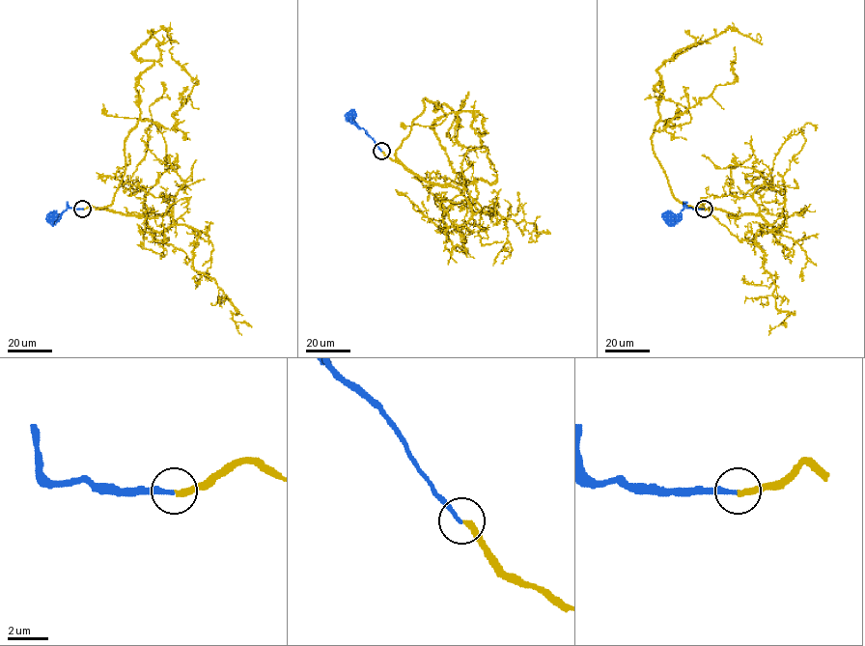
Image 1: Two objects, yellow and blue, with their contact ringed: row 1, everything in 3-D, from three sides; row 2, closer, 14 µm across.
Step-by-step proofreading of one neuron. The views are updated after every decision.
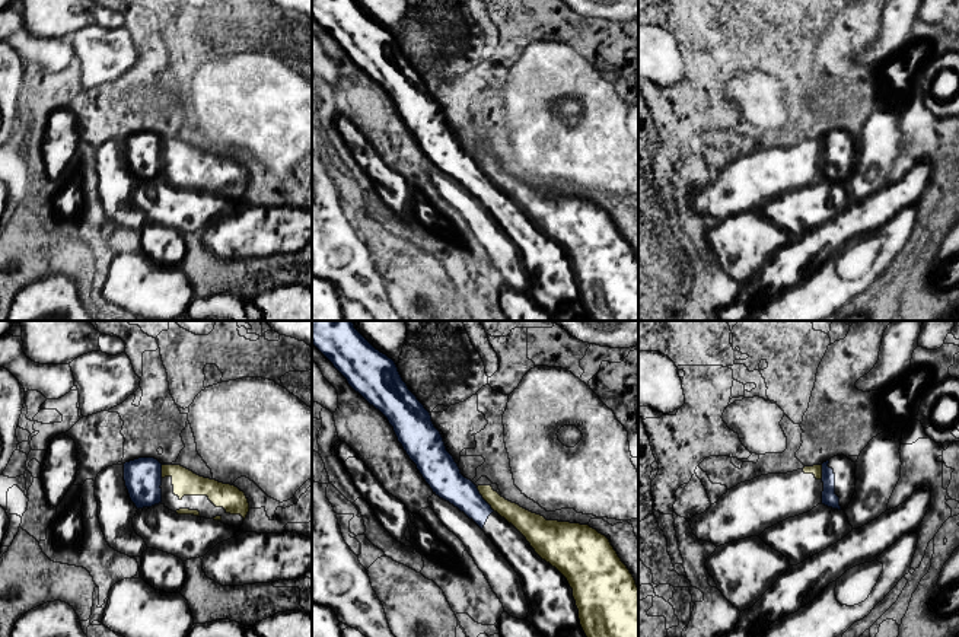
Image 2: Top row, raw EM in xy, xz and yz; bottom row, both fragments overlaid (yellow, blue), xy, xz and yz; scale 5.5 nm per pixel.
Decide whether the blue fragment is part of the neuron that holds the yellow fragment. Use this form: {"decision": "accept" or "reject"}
{"decision": "reject"}

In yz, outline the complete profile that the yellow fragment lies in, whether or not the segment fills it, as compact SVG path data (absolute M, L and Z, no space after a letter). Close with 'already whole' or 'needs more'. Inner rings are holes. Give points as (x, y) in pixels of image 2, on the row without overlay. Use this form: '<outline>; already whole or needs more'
M822 138L768 147L727 163L708 184L691 191L692 207L716 220L751 210L822 178Z; needs more

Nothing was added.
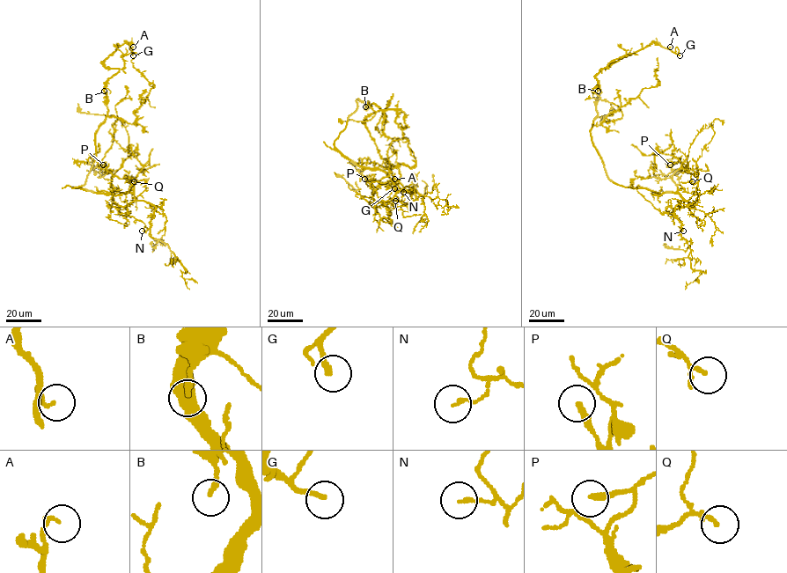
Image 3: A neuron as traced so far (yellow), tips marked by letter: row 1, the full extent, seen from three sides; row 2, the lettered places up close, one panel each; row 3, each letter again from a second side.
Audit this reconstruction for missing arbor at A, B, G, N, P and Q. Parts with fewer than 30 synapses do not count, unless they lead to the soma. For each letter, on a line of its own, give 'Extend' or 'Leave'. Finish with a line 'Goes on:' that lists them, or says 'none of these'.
A: Leave
B: Leave
G: Extend
N: Leave
P: Leave
Q: Leave
Goes on: G

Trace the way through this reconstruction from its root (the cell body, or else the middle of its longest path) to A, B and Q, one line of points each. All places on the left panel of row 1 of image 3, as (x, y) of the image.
A: (82, 186), (95, 159), (96, 130), (107, 115), (106, 84), (118, 70), (104, 61), (125, 42), (133, 47)
B: (82, 186), (95, 159), (96, 130), (107, 115), (104, 91)
Q: (82, 186), (73, 187), (105, 194), (121, 194), (134, 190), (133, 185), (128, 182), (134, 181)

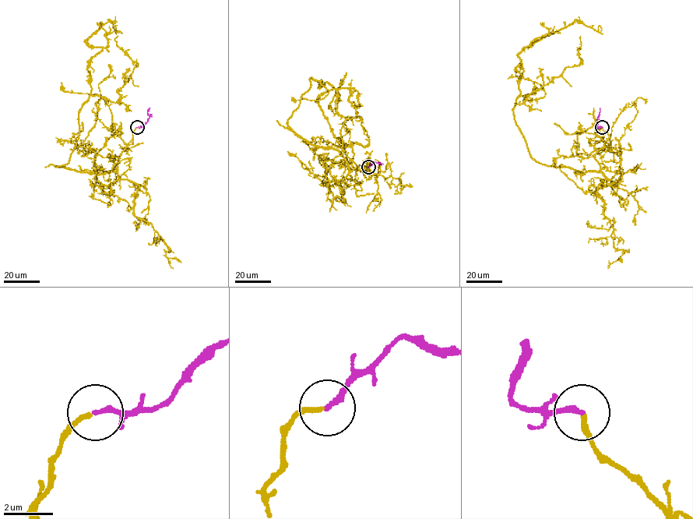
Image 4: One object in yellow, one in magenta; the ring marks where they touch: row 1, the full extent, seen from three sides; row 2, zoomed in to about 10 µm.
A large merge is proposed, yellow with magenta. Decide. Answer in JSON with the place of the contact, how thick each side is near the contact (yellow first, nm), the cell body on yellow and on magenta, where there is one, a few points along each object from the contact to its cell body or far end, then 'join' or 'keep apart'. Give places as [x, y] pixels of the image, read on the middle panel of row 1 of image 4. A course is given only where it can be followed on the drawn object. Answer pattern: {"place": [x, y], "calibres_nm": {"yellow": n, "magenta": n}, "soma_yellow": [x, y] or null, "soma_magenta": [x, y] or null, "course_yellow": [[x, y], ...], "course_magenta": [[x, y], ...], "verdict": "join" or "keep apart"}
{"place": [368, 167], "calibres_nm": {"yellow": 170, "magenta": 200}, "soma_yellow": null, "soma_magenta": null, "course_yellow": [[368, 167], [364, 173], [288, 125], [311, 78], [319, 88], [333, 88], [318, 105], [343, 143], [346, 165]], "course_magenta": [[368, 167], [373, 162], [381, 164]], "verdict": "join"}

